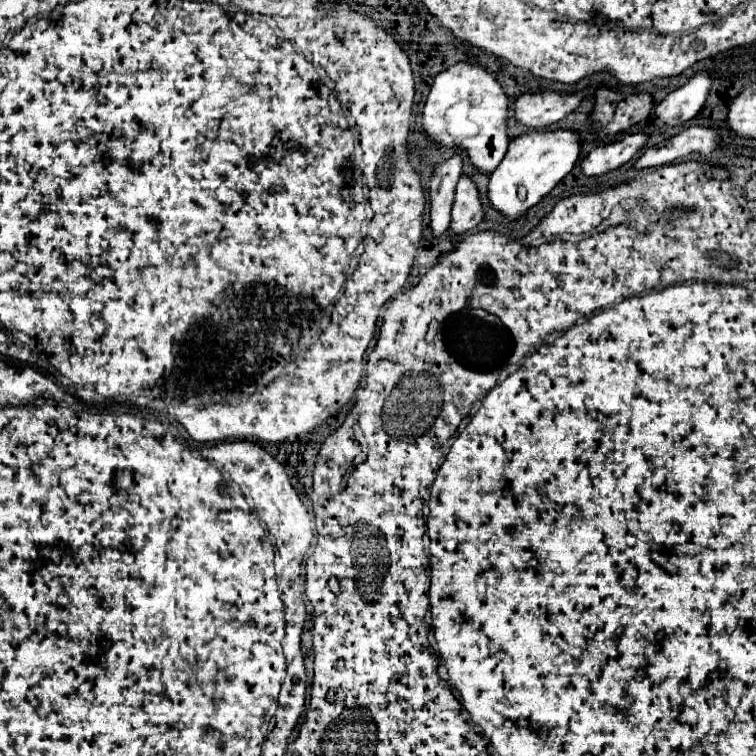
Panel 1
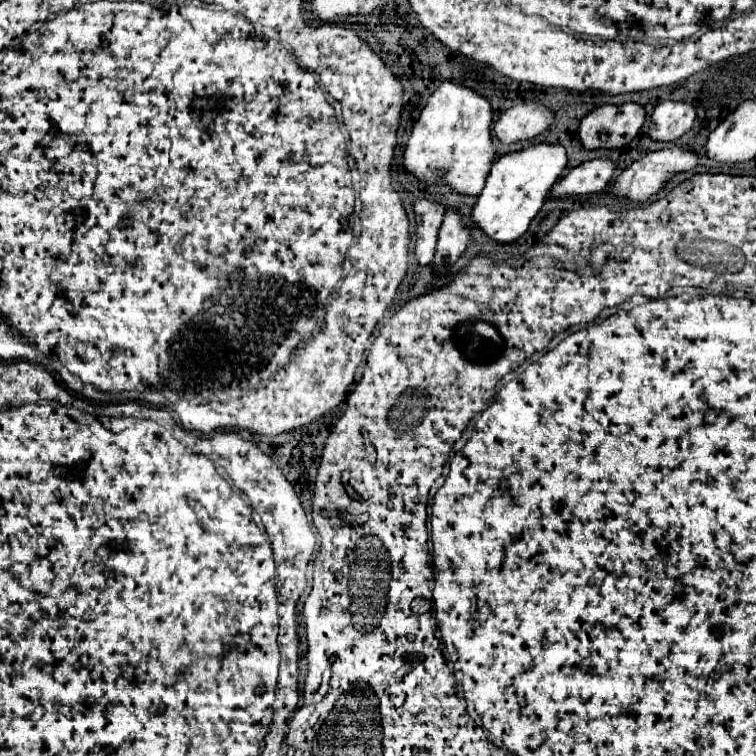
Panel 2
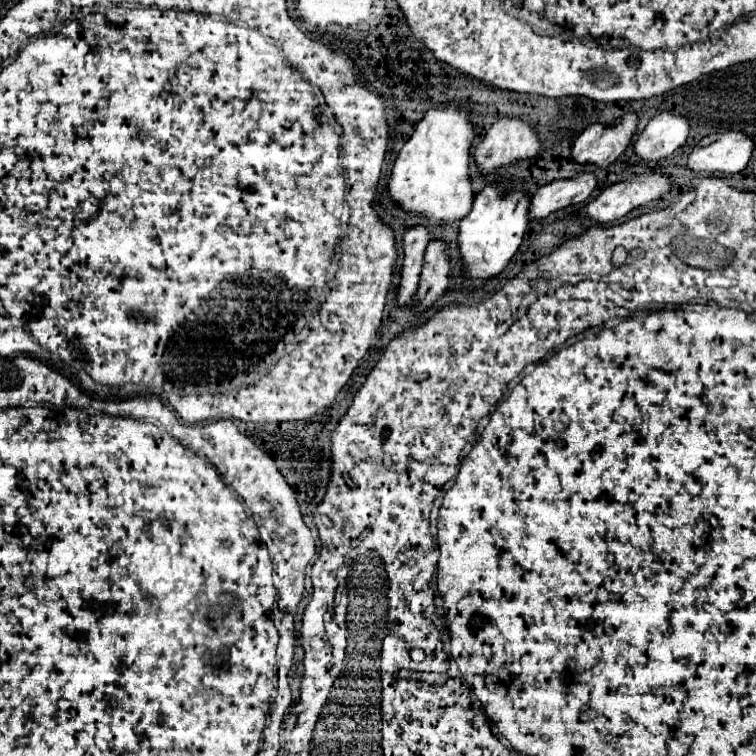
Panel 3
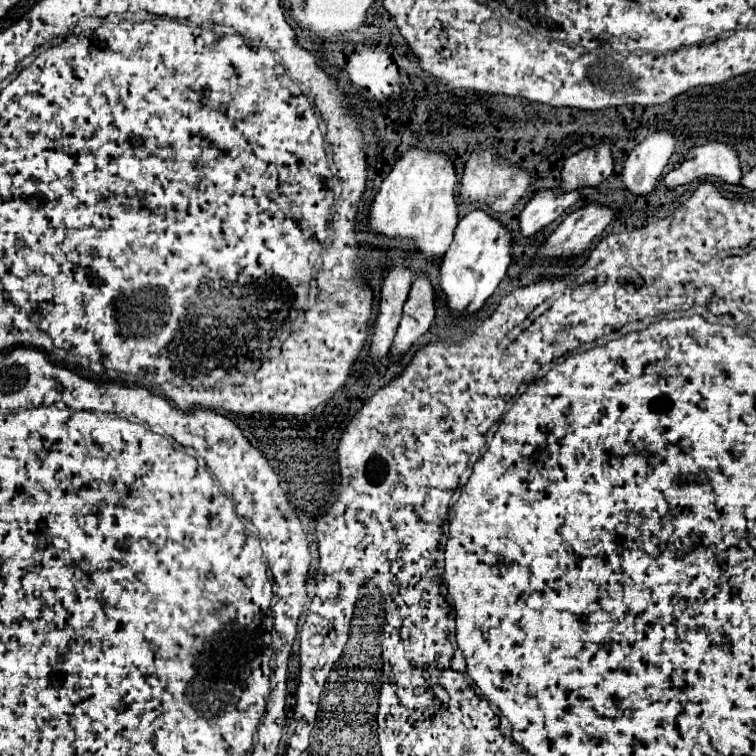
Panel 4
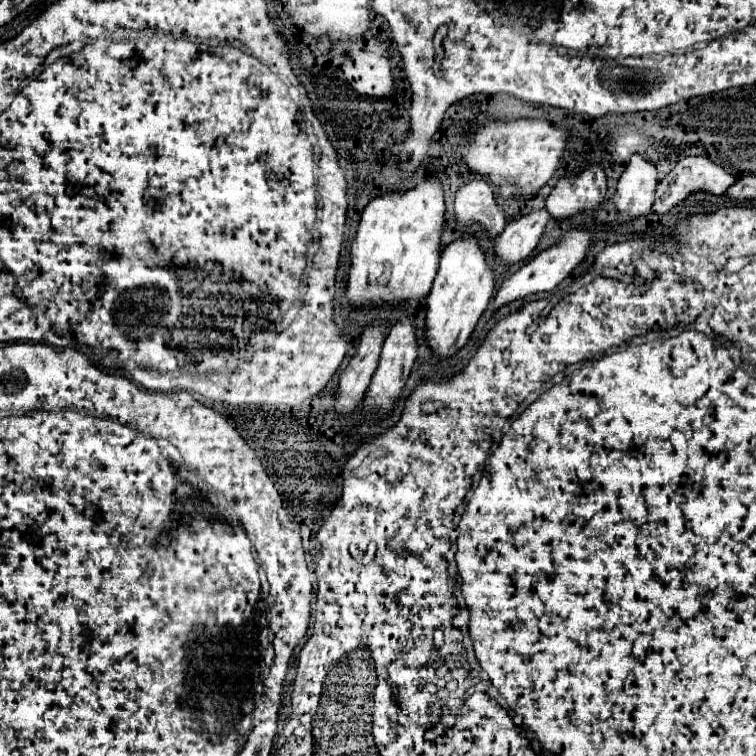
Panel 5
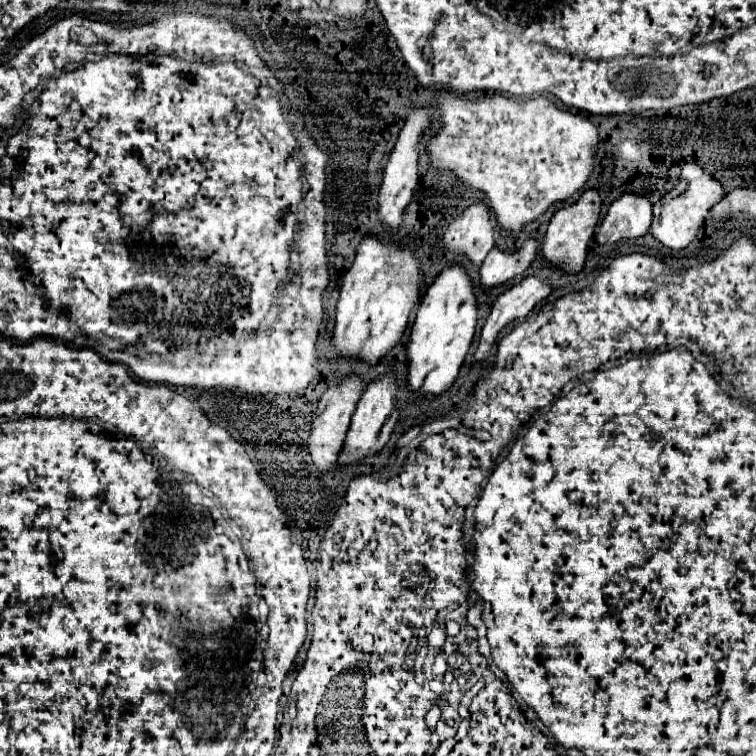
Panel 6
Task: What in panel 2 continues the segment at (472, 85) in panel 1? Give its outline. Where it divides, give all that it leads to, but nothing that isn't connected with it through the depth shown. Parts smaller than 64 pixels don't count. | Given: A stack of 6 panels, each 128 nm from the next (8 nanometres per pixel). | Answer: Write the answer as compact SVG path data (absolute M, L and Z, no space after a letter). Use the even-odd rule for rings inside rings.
M444 80L434 90L418 122L412 128L404 152L404 168L412 172L416 180L424 186L442 180L450 184L450 188L454 188L456 192L472 196L480 194L496 160L492 118L494 110L486 96L468 86Z

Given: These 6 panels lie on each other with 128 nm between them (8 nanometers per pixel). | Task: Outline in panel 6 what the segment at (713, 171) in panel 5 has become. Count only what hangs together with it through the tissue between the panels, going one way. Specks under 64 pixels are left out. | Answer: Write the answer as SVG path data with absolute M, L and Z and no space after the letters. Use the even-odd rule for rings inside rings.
M686 162L682 166L682 174L678 178L678 184L672 192L664 194L656 204L654 204L654 220L650 226L650 232L656 240L660 240L664 246L672 248L672 250L680 250L686 248L694 236L696 230L700 228L700 224L704 222L708 210L724 196L724 186L712 178L710 174L706 174L696 162Z

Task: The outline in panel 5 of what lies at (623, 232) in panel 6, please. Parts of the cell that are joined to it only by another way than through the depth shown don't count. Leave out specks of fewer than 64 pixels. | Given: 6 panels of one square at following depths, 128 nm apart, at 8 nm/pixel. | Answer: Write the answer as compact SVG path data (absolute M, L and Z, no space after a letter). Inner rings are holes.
M634 154L618 180L614 196L622 220L632 220L652 210L656 182L658 168L644 154Z

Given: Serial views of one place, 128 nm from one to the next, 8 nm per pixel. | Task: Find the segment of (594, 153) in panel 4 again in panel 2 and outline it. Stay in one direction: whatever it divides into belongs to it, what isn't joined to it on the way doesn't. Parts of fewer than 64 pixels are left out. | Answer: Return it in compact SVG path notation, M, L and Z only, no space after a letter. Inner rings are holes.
M602 104L588 112L580 122L580 142L584 148L622 148L642 128L646 120L644 106L628 104Z

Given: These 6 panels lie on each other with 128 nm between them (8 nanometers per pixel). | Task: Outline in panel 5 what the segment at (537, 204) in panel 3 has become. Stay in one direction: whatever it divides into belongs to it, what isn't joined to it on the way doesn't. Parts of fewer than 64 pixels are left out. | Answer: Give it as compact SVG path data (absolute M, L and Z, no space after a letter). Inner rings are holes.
M542 208L530 212L528 216L520 216L518 220L508 222L496 242L498 260L504 264L512 264L528 258L536 248L550 218L552 216L548 214L548 210Z

